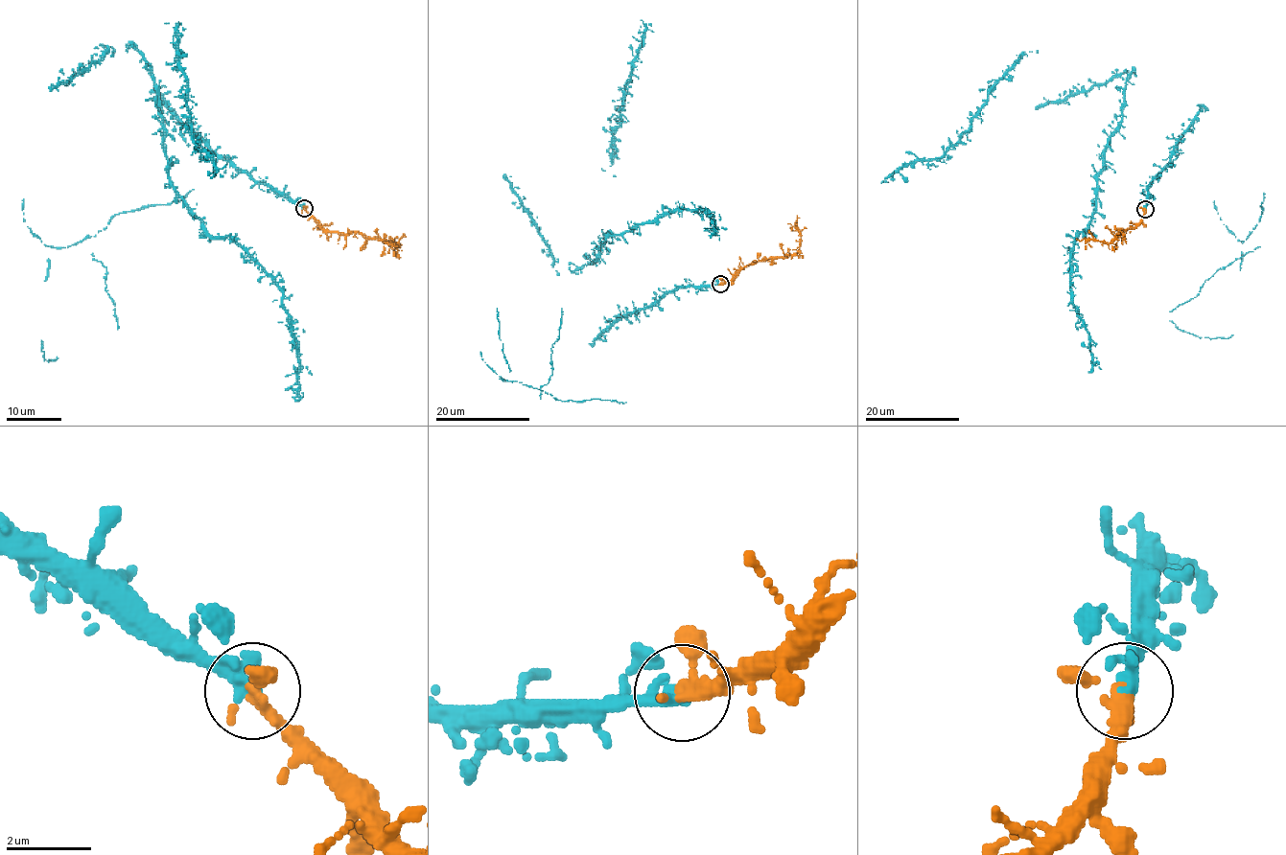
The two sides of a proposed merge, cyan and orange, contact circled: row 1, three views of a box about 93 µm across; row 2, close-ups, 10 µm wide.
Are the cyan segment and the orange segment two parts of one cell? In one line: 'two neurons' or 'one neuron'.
one neuron

